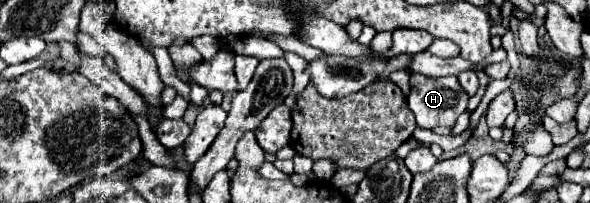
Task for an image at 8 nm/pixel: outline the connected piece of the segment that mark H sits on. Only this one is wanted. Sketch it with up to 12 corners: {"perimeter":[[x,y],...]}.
{"perimeter":[[410,75],[416,125],[452,127],[468,93],[454,75]]}

